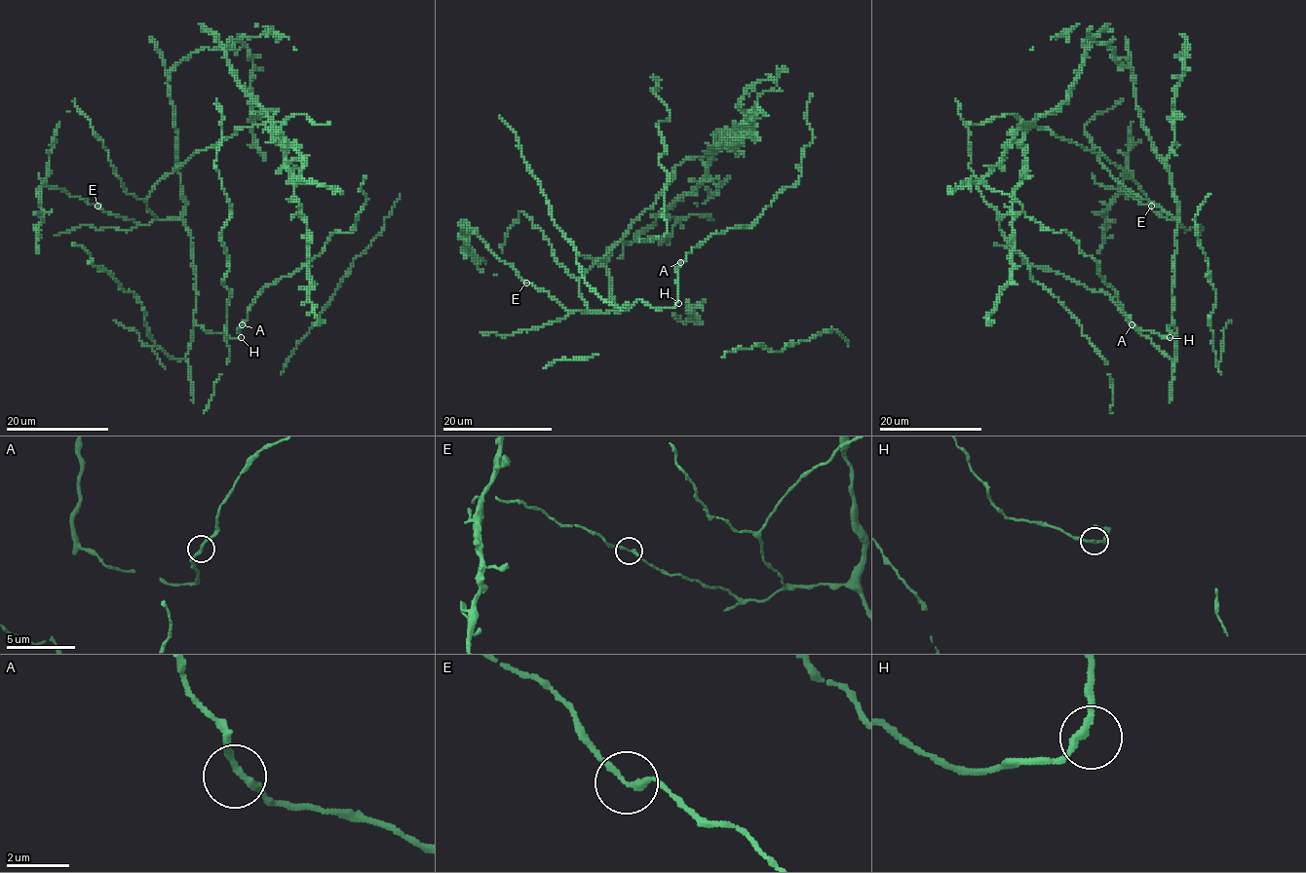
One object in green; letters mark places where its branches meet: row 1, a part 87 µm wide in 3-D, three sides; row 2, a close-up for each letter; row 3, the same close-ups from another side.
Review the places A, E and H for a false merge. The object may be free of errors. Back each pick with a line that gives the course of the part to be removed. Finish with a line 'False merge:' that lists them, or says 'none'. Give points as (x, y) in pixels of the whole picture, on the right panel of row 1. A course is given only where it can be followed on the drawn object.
False merge: none

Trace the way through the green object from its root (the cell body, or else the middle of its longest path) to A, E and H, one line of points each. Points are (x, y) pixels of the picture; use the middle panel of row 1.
A: (628, 307), (638, 300), (655, 308), (673, 307), (678, 299), (675, 267), (680, 262)
E: (628, 307), (604, 313), (569, 313), (546, 290), (526, 283)
H: (628, 307), (638, 300), (655, 308), (673, 307), (678, 303)

